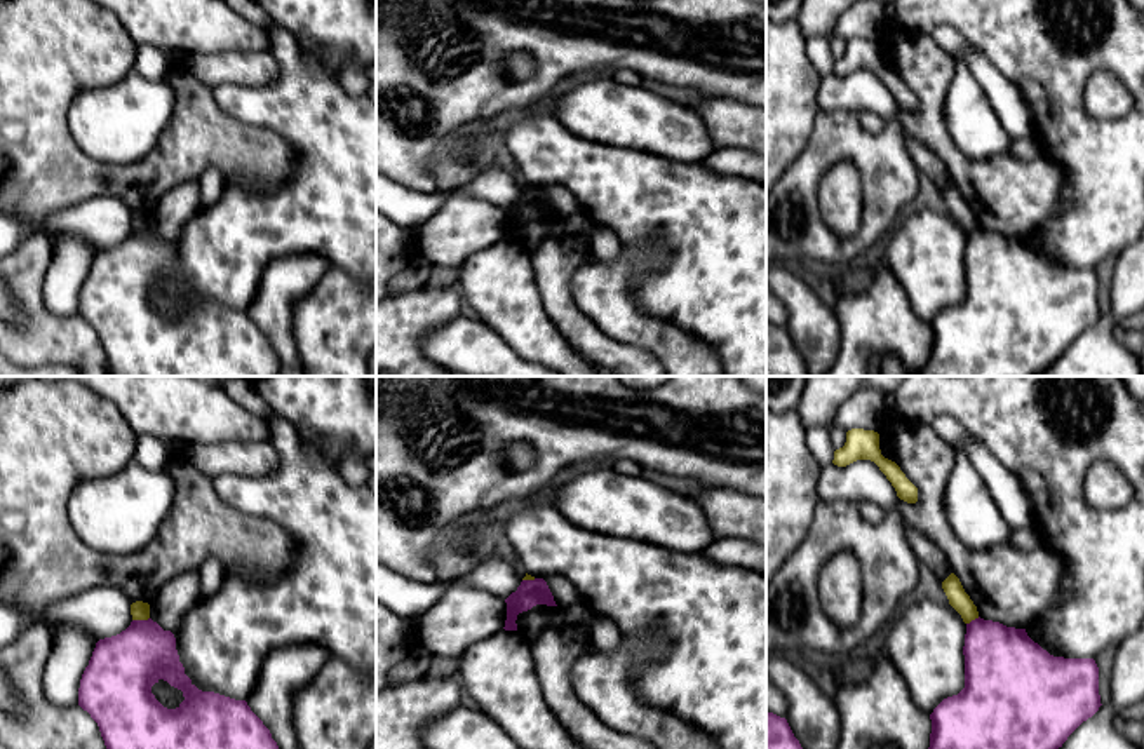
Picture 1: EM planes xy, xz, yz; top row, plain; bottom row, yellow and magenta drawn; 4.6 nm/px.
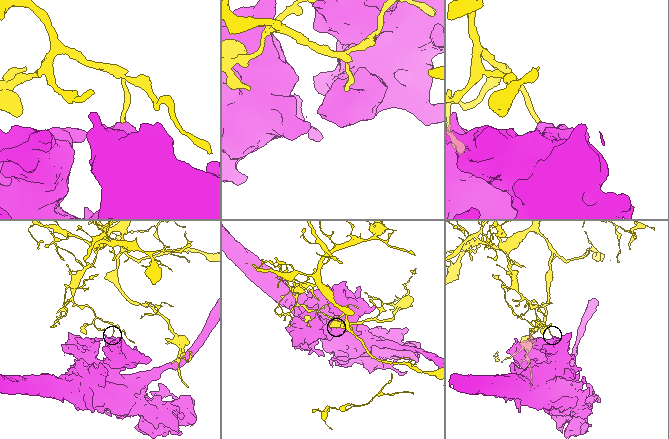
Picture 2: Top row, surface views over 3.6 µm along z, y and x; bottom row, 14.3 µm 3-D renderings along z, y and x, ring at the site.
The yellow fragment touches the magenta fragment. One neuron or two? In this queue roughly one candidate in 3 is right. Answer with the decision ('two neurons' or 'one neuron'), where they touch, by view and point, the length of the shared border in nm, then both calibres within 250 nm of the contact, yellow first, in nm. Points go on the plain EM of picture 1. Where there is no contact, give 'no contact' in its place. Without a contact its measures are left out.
two neurons; meets yellow in xy at (140, 229); contact 80 nm long; 90 nm thick on the yellow side, 320 nm on the other

